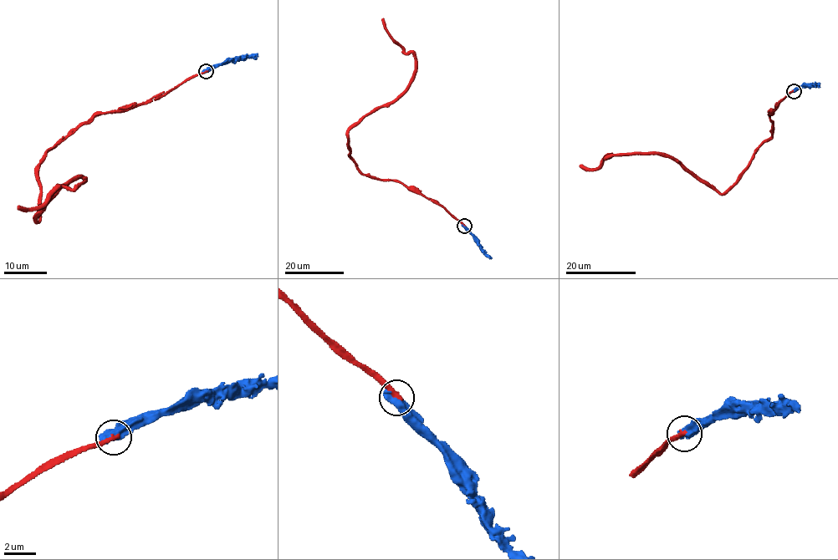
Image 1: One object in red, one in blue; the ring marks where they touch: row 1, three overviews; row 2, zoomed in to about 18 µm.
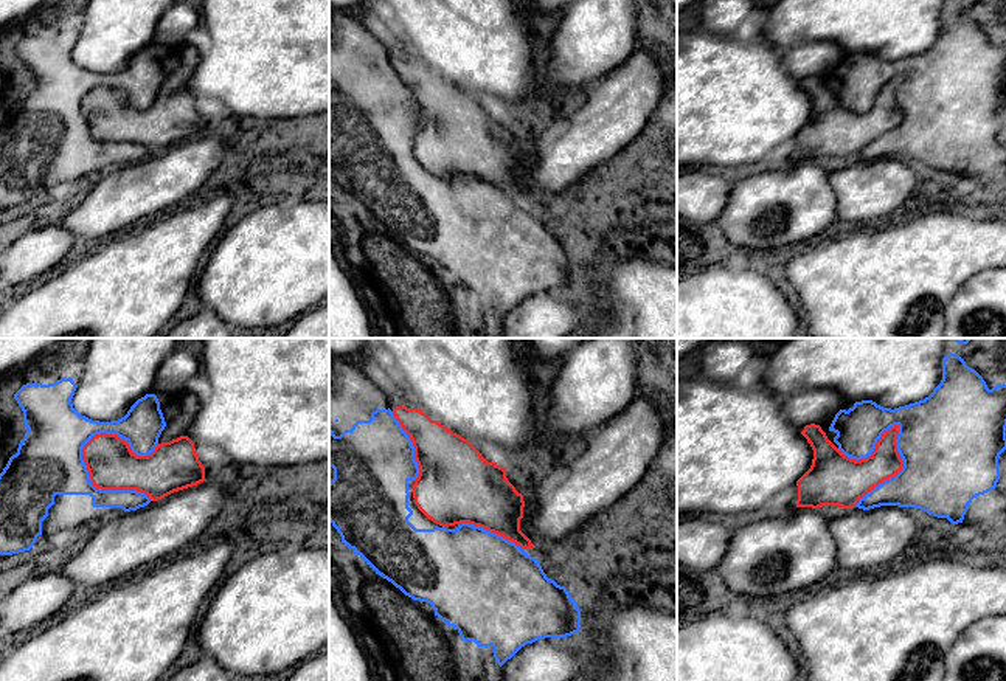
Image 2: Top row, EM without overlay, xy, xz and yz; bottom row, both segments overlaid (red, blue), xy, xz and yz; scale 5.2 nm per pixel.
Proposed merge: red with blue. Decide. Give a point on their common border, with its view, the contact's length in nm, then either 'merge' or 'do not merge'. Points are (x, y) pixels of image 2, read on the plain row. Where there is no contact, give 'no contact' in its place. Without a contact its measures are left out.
meets red in xy at (104, 141); contact 460 nm long; do not merge

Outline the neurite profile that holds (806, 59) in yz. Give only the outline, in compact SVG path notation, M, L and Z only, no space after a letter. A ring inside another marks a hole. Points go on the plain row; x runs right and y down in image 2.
M804 42L784 54L784 68L798 81L810 76L824 76L845 57L837 43Z

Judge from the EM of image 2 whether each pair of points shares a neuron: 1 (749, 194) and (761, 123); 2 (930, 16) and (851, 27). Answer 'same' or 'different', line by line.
1: different
2: same

